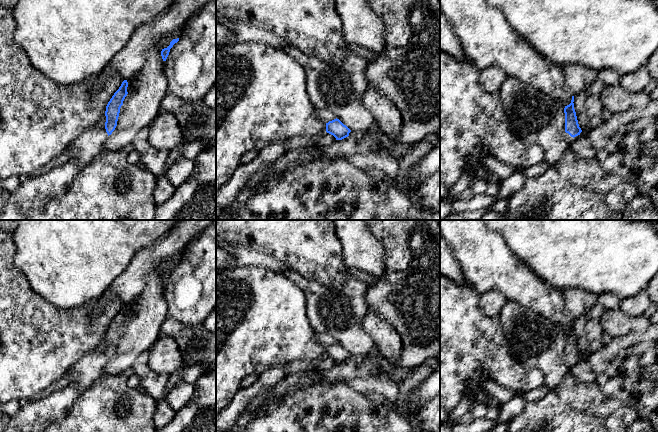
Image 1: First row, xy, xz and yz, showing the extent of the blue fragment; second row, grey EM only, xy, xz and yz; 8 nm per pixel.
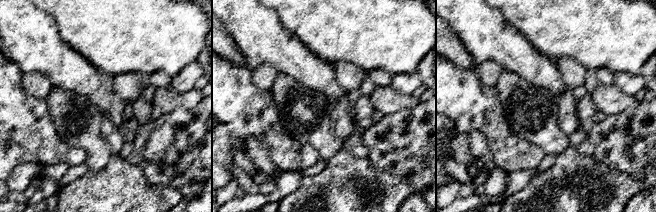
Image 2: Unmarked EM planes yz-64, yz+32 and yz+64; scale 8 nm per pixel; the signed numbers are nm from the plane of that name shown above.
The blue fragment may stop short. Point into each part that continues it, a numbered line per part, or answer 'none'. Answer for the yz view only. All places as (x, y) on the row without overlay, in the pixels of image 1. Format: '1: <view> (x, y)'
1: yz (559, 343)

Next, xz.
1: xz (325, 339)

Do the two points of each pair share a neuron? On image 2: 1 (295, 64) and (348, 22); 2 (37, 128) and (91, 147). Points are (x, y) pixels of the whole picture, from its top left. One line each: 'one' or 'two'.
1: two
2: two

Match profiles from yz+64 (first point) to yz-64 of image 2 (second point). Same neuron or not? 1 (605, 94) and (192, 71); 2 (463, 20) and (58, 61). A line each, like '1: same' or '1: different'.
1: different
2: same

